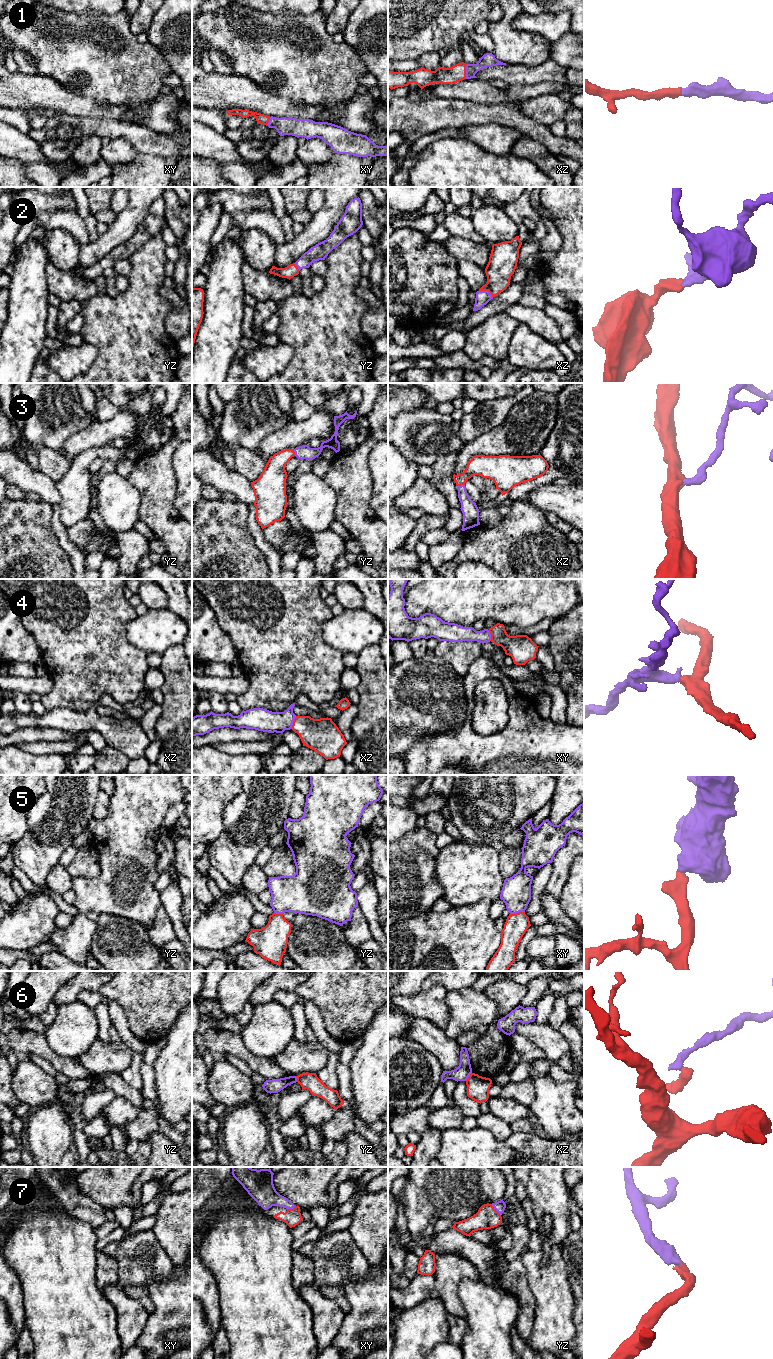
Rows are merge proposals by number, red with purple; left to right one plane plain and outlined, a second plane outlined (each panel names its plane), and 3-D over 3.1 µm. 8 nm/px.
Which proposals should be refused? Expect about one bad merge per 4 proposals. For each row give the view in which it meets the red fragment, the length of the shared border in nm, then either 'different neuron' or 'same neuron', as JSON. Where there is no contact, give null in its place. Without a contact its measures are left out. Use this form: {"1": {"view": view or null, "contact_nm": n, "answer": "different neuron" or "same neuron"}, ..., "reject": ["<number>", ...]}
{"1": {"view": "xz", "contact_nm": 120, "answer": "same neuron"}, "2": {"view": "xz", "contact_nm": 130, "answer": "same neuron"}, "3": {"view": "xz", "contact_nm": 70, "answer": "same neuron"}, "4": {"view": "xz", "contact_nm": 110, "answer": "same neuron"}, "5": {"view": "xy", "contact_nm": 120, "answer": "same neuron"}, "6": {"view": "xz", "contact_nm": 90, "answer": "different neuron"}, "7": {"view": "yz", "contact_nm": 120, "answer": "same neuron"}, "reject": ["6"]}

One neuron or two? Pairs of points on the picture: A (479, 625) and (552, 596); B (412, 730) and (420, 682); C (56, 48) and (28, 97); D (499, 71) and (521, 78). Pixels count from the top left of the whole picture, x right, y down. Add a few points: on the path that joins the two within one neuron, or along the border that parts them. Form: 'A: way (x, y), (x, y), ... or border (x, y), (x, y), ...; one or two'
A: border (484, 620), (476, 620), (470, 626); two
B: way (412, 718), (412, 702), (420, 694); one
C: border (37, 72), (54, 78), (62, 86); two
D: way (504, 73), (516, 74); one

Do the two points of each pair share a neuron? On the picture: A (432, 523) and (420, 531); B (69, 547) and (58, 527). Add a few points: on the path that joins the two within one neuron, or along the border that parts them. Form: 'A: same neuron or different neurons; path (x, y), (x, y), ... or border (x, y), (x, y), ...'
A: same neuron; path (429, 523), (423, 528)
B: same neuron; path (64, 542), (61, 532)

